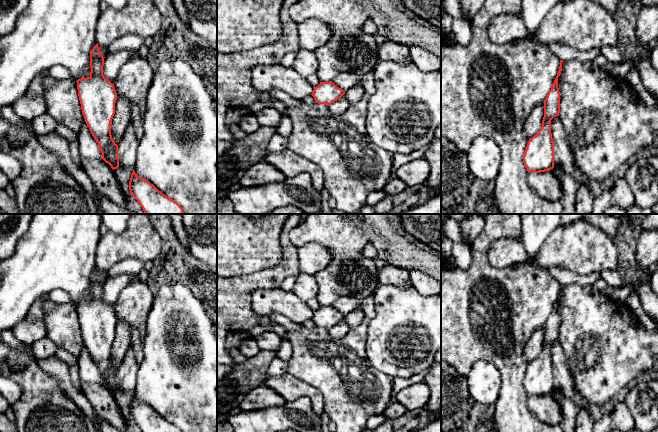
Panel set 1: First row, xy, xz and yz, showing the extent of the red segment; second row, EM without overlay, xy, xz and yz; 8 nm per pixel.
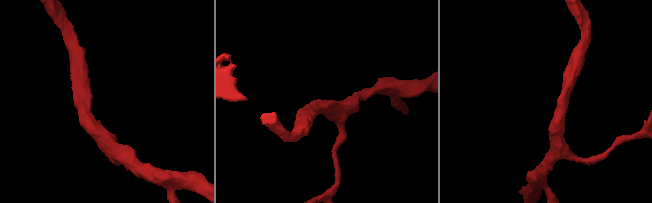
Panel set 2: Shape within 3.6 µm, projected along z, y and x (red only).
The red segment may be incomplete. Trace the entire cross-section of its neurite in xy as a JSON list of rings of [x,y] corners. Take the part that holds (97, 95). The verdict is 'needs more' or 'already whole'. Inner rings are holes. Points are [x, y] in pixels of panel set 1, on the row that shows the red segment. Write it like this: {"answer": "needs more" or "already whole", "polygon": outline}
{"answer": "already whole", "polygon": [[[96,44],[90,53],[90,76],[76,82],[85,122],[100,147],[102,159],[114,170],[119,167],[118,145],[111,135],[117,93],[103,75],[104,58]]]}

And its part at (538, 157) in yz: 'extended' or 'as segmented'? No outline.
as segmented

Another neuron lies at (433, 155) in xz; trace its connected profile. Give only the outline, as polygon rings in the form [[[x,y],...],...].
[[[434,139],[434,141],[429,145],[429,149],[425,153],[425,159],[430,164],[430,174],[426,185],[434,191],[434,194],[429,198],[431,199],[439,192],[441,187],[441,139]]]

